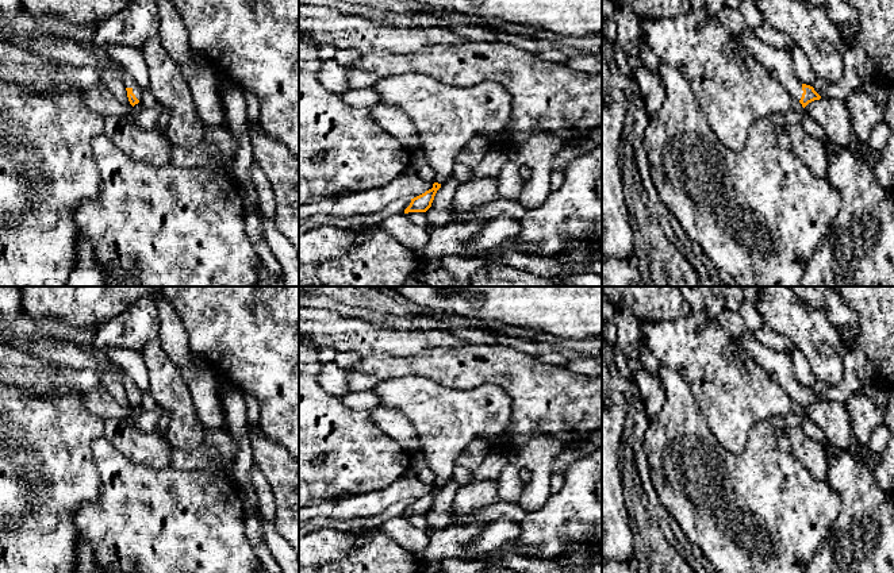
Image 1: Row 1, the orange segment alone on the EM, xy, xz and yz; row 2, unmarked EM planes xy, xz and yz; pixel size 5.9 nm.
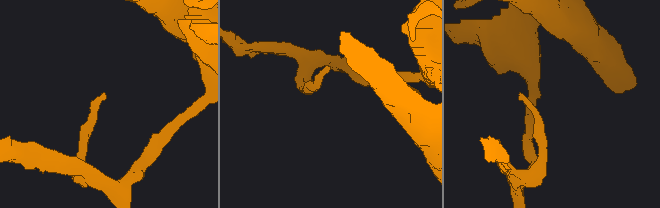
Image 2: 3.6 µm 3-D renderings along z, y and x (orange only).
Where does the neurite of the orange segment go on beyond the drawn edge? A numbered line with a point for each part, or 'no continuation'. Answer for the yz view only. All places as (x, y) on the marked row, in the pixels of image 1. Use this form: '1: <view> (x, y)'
1: yz (779, 62)

